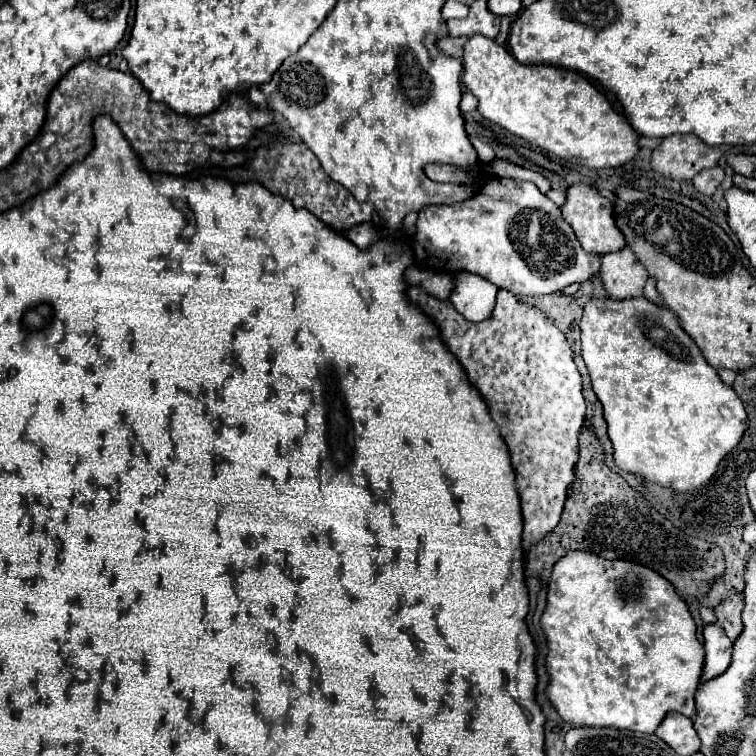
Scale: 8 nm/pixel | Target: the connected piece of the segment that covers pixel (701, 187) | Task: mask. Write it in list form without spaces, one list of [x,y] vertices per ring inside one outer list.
[[[715,166],[715,168],[703,170],[701,174],[697,174],[697,178],[693,178],[693,184],[695,184],[695,188],[697,188],[699,192],[711,196],[711,194],[717,190],[717,186],[721,184],[723,176],[725,176],[725,174],[723,174],[723,168]]]

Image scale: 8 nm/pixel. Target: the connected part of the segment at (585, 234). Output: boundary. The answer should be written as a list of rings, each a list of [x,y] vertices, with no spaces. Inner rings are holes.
[[[585,184],[569,186],[569,190],[565,194],[565,204],[561,206],[561,212],[563,212],[563,218],[573,226],[575,236],[581,242],[585,252],[607,254],[607,252],[617,252],[617,250],[625,248],[625,238],[613,222],[613,206],[607,198],[599,196],[595,188],[585,186]]]

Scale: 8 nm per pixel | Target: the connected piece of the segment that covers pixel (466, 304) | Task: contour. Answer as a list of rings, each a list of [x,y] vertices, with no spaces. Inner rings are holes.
[[[459,272],[453,278],[453,292],[449,300],[453,302],[455,310],[463,314],[469,322],[481,322],[489,318],[495,306],[497,286],[479,274]]]

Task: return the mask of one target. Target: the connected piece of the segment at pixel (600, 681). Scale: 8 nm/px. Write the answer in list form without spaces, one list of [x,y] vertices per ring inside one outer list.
[[[571,550],[561,560],[557,560],[553,566],[553,572],[549,578],[547,606],[545,606],[545,612],[541,616],[541,628],[543,628],[543,634],[547,638],[547,646],[549,646],[549,652],[545,658],[545,670],[549,674],[549,684],[545,688],[545,696],[549,698],[549,702],[553,704],[553,708],[557,710],[557,714],[565,722],[573,722],[577,726],[617,728],[617,730],[633,730],[633,732],[653,734],[667,712],[675,710],[675,712],[681,712],[681,714],[693,718],[693,714],[695,714],[695,690],[699,686],[701,662],[703,662],[705,650],[703,650],[703,644],[695,636],[697,628],[695,628],[693,616],[687,608],[687,602],[677,594],[673,584],[667,578],[663,578],[661,574],[657,574],[655,570],[651,570],[643,564],[629,562],[629,560],[605,560],[593,552]]]

